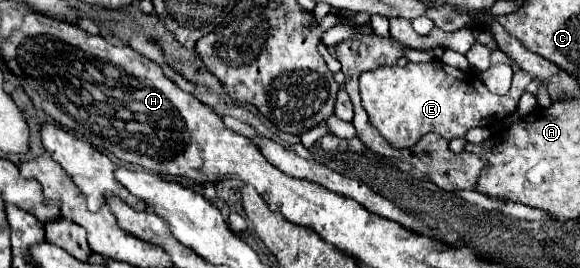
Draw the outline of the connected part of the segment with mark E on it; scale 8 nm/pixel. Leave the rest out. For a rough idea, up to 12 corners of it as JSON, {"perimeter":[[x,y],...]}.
{"perimeter":[[439,60],[359,78],[369,122],[395,148],[493,126],[533,78],[491,94]]}

